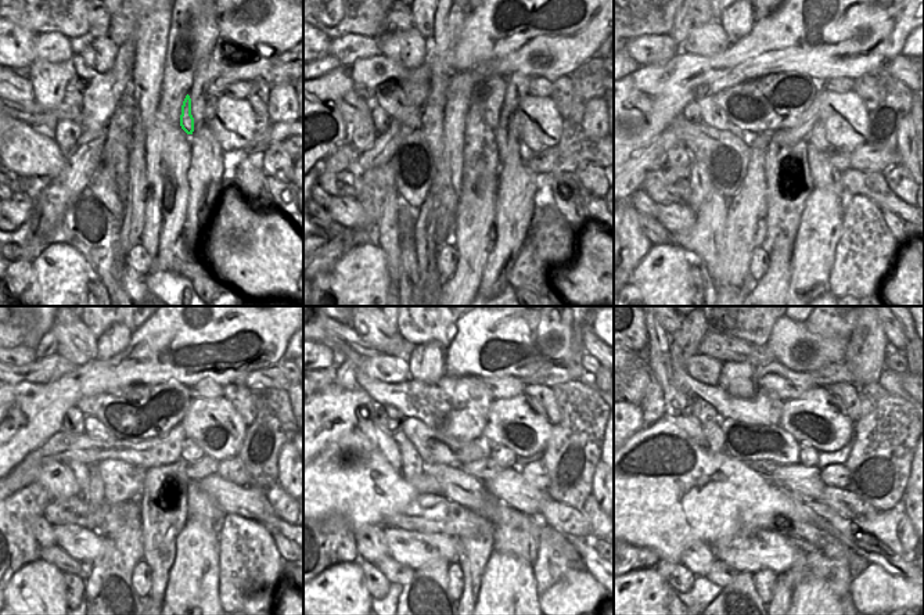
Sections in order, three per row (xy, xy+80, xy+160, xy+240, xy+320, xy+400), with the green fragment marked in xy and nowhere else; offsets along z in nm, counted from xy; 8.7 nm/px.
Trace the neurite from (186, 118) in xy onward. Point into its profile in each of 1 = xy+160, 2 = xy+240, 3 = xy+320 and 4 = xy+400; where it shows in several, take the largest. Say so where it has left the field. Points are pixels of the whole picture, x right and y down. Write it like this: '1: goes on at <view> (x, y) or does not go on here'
1: goes on at xy+160 (775, 101)
2: goes on at xy+240 (140, 412)
3: goes on at xy+320 (457, 406)
4: goes on at xy+400 (763, 407)

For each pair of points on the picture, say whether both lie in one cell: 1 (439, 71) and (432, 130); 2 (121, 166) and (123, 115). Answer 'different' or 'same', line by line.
1: same
2: same

